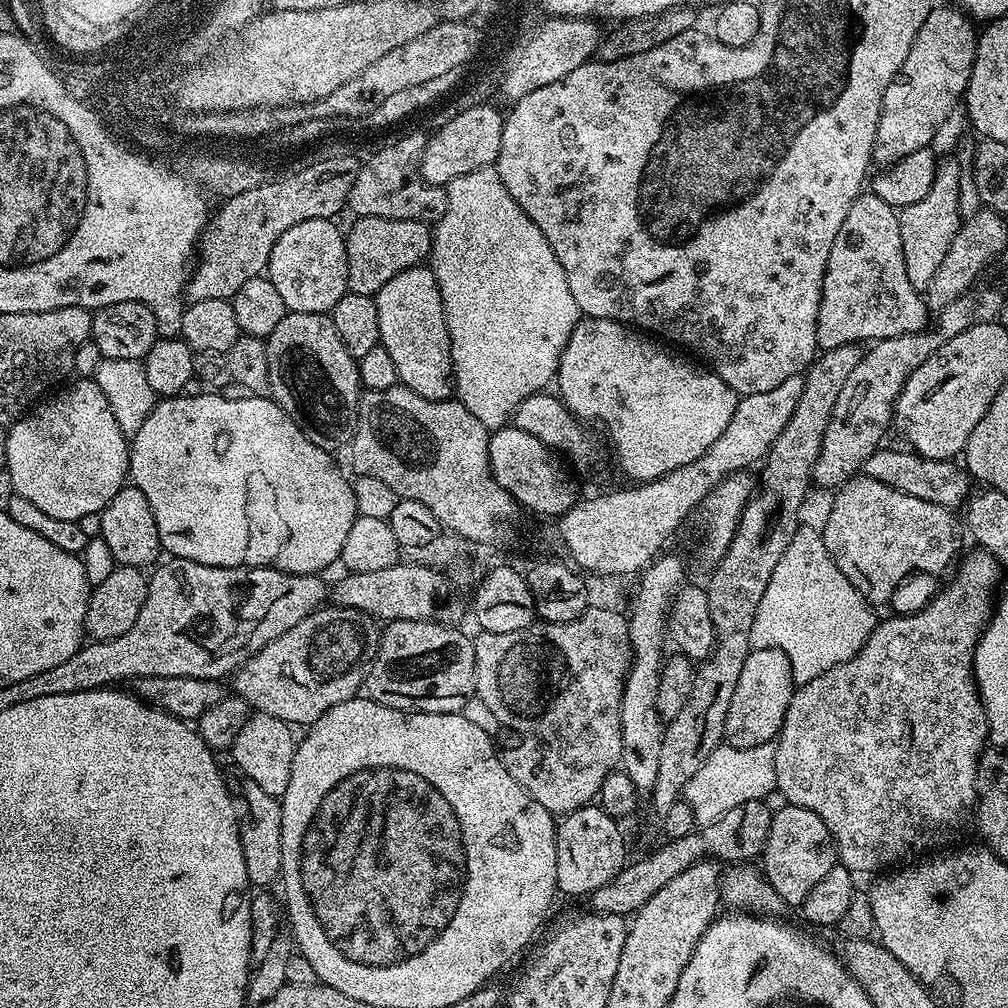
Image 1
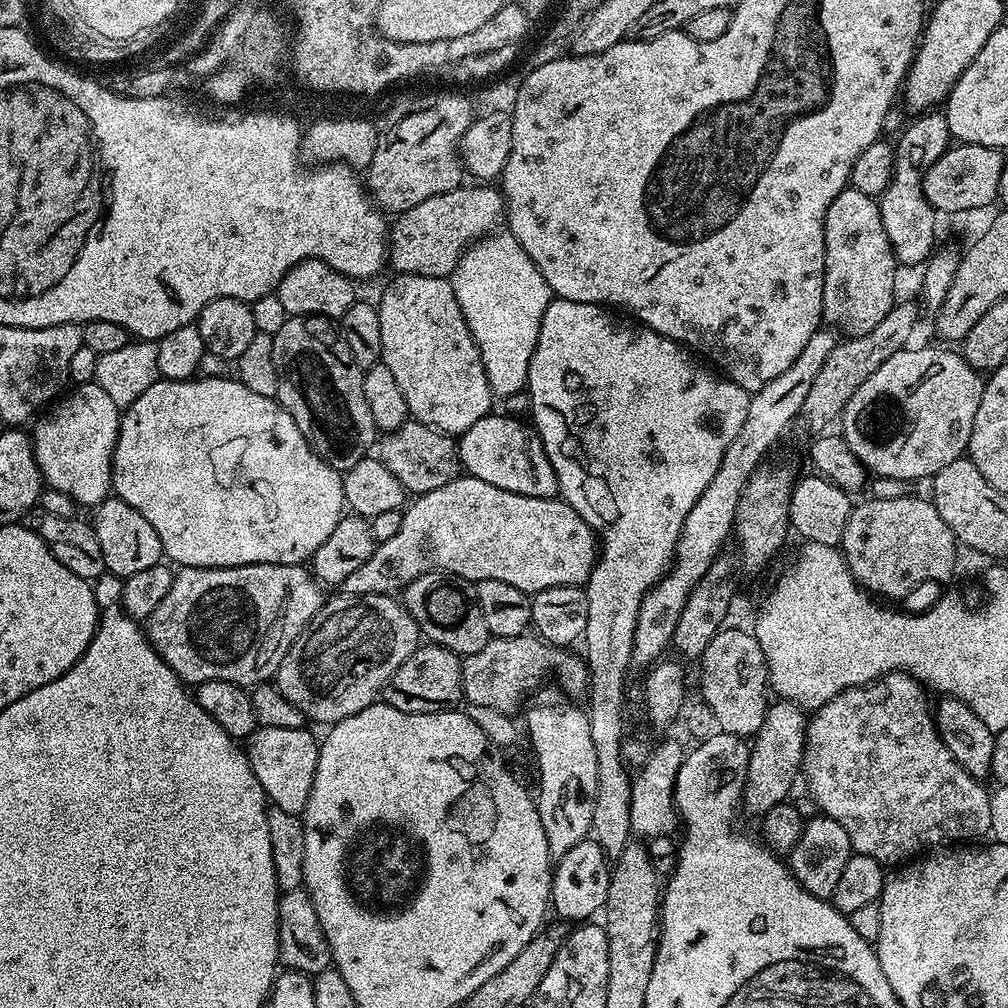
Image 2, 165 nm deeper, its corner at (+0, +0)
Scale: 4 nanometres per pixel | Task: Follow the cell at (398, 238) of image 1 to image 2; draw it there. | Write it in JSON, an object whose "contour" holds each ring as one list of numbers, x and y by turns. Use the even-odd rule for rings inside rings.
{"contour":[[472,182,469,188,461,186,446,194,434,194,434,198,426,198,426,202,418,202,418,206,399,213,391,221,387,263,390,268,393,268,391,270,393,273,405,276,422,274,423,276,451,277,467,248,476,241,484,239,485,236,493,235,499,229,496,228,499,224,501,227,505,216,503,191,488,182]]}

